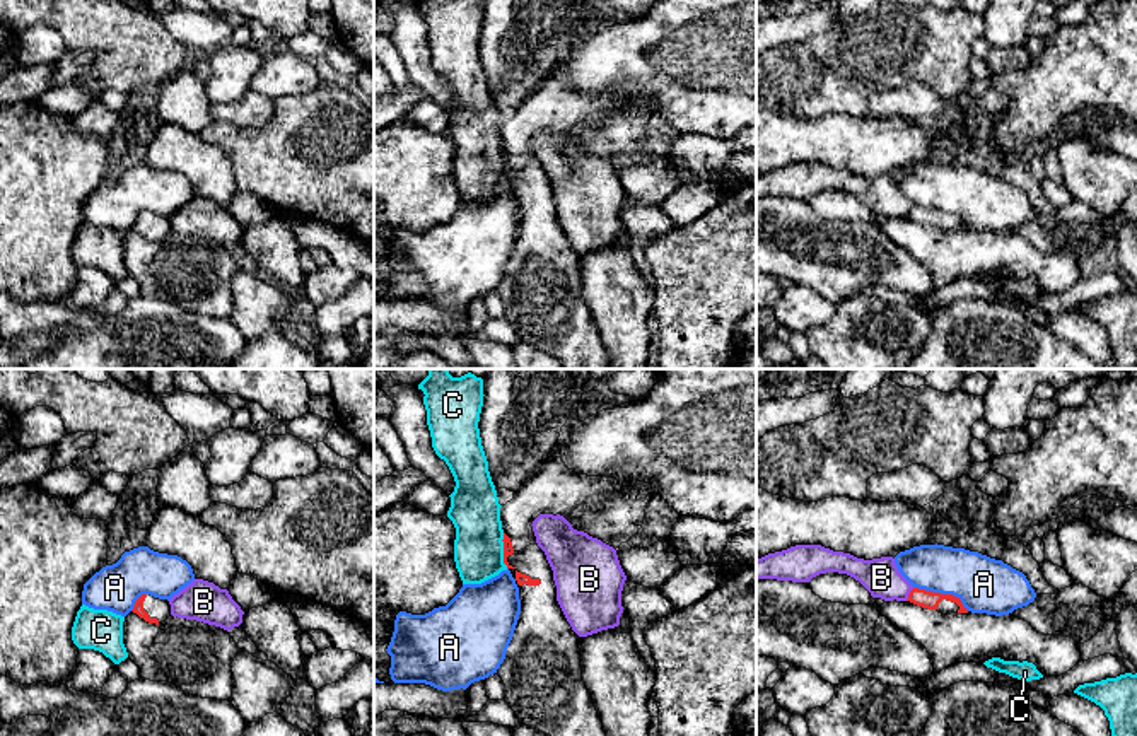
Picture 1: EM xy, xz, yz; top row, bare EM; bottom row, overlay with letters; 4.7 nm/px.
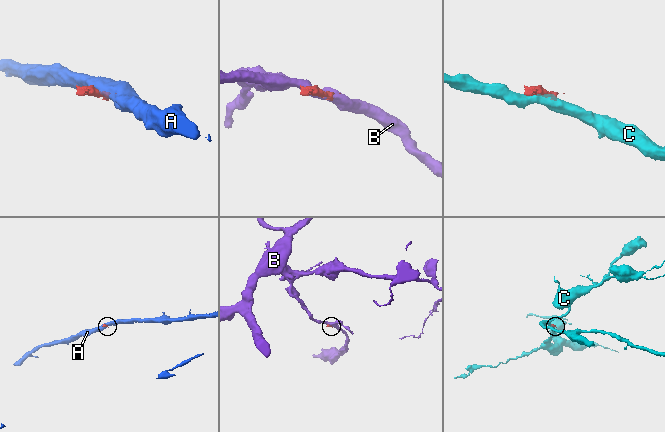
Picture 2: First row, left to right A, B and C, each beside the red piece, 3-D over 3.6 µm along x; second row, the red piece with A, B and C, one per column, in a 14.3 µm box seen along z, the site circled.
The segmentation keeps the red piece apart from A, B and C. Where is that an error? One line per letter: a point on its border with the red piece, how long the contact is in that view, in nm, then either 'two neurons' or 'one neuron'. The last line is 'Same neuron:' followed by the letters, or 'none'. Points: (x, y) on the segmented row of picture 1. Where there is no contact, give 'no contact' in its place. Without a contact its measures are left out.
A: yz (943, 595) | 280 nm | two neurons
B: yz (909, 595) | 80 nm | two neurons
C: xz (504, 550) | 170 nm | two neurons
Same neuron: none

